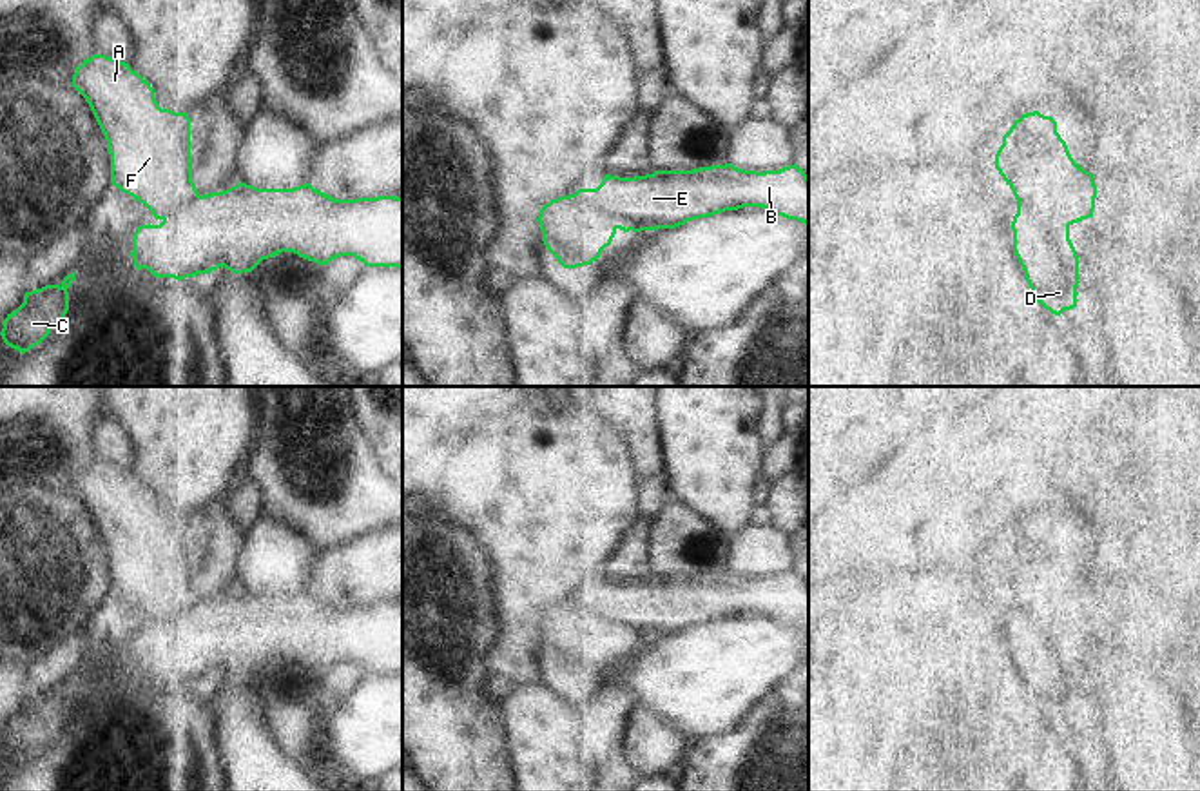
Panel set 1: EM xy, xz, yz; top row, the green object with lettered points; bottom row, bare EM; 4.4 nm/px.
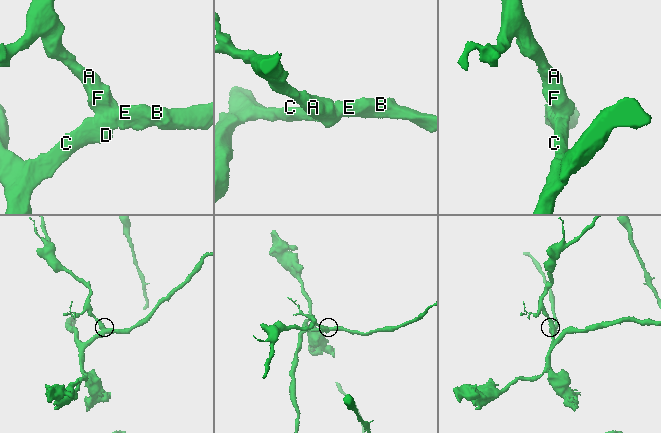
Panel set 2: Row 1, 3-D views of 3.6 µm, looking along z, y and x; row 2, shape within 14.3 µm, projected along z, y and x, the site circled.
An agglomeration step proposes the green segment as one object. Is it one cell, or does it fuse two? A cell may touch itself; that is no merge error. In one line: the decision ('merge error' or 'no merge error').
merge error

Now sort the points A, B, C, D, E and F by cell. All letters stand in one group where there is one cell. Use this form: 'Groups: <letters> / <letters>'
Groups: A F / B C D E.

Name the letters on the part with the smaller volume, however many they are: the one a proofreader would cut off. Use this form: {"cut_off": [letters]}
{"cut_off": ["A", "F"]}

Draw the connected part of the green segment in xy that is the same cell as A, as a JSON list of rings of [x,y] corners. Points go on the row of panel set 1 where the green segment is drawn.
[[[105,54],[83,60],[73,87],[89,103],[111,154],[111,183],[143,203],[156,220],[170,212],[189,212],[199,200],[192,181],[190,118],[187,112],[161,109],[150,83],[129,63]]]

